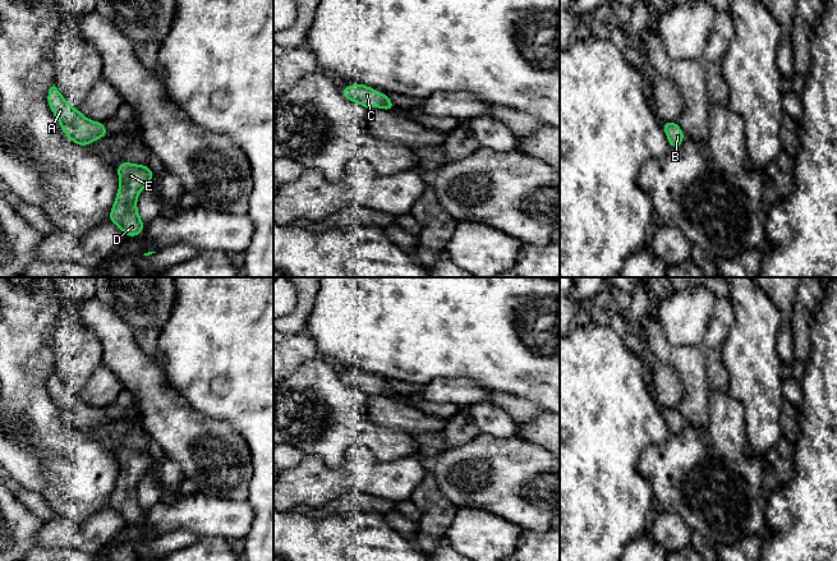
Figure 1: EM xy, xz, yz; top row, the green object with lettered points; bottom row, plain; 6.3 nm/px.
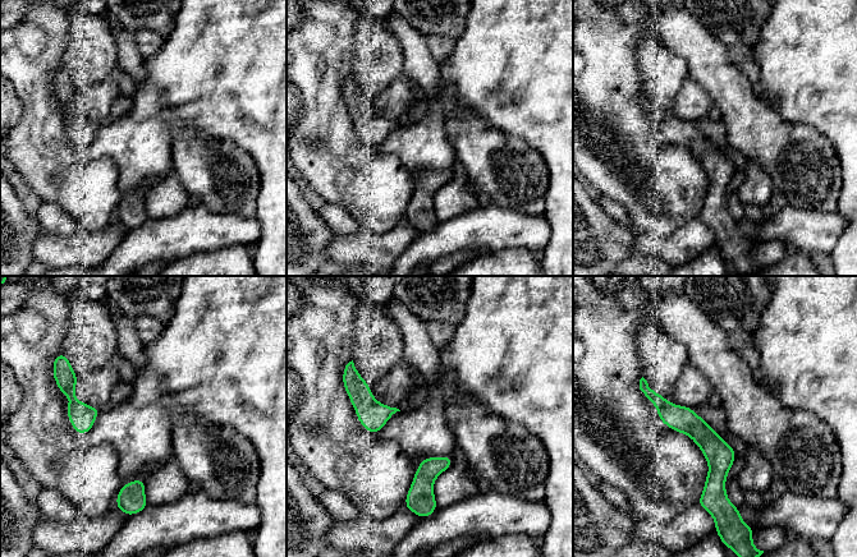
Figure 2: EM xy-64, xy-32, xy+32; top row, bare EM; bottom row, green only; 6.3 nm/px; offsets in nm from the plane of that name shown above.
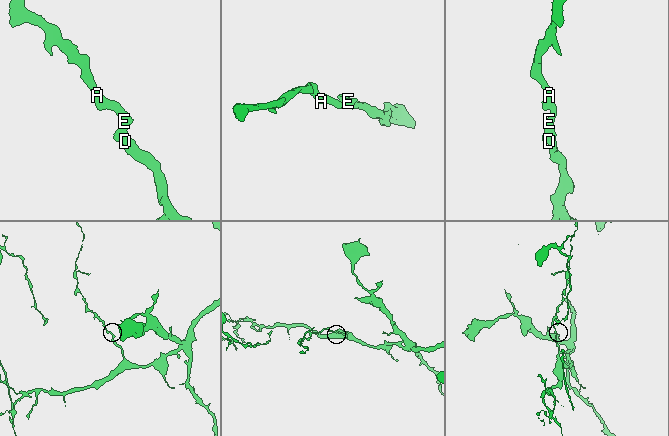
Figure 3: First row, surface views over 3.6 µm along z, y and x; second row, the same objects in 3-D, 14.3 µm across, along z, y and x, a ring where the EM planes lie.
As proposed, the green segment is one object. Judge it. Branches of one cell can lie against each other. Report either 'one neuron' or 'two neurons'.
one neuron

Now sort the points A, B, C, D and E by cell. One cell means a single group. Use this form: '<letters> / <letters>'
A B C D E

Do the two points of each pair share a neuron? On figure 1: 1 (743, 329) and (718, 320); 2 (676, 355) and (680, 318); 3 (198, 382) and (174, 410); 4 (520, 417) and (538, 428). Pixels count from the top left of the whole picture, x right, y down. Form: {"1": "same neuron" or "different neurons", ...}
{"1": "different neurons", "2": "different neurons", "3": "different neurons", "4": "different neurons"}

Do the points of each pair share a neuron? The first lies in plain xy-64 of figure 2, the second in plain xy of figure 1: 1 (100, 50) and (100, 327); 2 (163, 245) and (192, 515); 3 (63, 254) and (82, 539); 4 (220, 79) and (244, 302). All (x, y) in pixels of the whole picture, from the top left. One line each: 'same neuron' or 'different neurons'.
1: different neurons
2: same neuron
3: same neuron
4: same neuron

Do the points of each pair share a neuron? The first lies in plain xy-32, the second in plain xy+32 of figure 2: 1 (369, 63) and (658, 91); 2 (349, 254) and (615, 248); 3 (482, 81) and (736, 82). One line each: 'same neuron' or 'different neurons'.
1: same neuron
2: different neurons
3: different neurons

